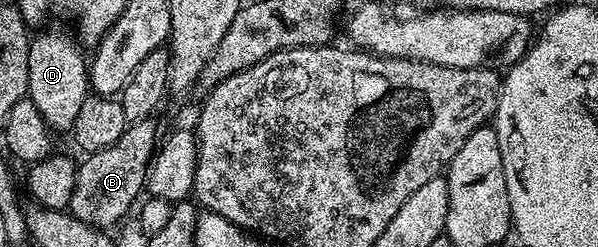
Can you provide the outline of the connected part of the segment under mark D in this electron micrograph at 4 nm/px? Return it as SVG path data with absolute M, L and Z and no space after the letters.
M39 29L30 39L26 93L32 100L32 104L40 108L40 116L44 116L51 131L70 132L74 129L76 116L90 90L88 58L87 55L82 55L83 47L73 33L70 35L62 30L46 29Z

